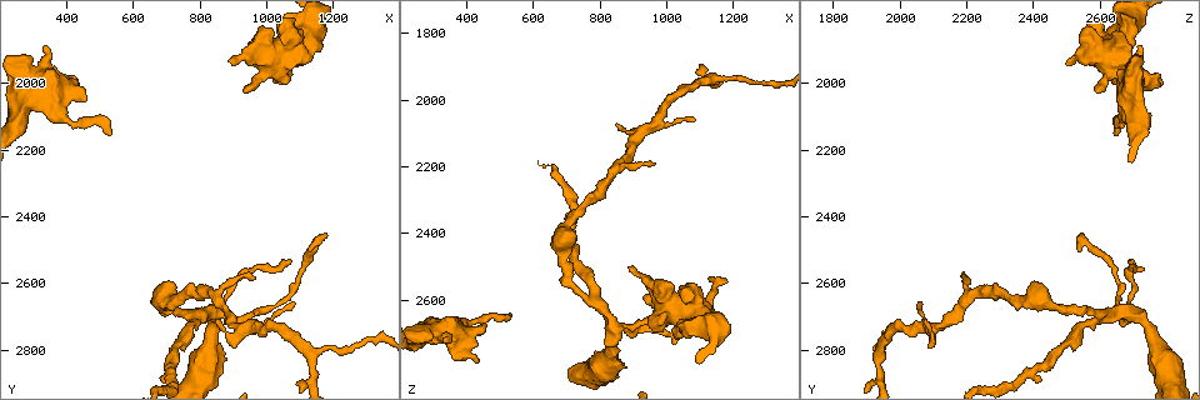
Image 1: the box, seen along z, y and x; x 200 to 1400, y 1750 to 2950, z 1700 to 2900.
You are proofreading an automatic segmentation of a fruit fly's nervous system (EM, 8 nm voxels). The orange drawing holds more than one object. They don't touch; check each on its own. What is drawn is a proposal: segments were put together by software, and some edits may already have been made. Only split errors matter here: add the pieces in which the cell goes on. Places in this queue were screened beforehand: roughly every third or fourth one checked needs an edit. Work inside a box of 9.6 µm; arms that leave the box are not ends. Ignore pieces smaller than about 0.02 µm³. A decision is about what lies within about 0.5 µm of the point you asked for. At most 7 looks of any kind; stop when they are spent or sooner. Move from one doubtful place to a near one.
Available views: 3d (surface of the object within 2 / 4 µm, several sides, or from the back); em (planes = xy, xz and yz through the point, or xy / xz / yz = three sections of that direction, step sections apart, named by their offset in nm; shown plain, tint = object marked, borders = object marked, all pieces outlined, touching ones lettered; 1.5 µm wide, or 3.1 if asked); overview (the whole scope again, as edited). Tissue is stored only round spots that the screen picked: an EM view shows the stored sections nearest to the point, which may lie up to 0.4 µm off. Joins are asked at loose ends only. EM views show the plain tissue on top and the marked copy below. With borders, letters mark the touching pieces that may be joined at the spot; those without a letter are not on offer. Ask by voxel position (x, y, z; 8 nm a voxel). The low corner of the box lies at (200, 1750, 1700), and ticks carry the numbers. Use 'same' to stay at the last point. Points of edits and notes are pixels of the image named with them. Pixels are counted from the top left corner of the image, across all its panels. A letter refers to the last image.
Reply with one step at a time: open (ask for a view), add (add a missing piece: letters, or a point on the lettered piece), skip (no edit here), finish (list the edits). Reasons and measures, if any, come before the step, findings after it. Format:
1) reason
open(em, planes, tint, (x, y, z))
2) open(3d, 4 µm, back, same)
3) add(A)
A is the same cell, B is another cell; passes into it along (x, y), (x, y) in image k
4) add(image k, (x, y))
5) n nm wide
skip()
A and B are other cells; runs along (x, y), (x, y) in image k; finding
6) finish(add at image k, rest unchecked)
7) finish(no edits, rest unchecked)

free end
open(3d, 4 µm, (430, 2010, 2780))

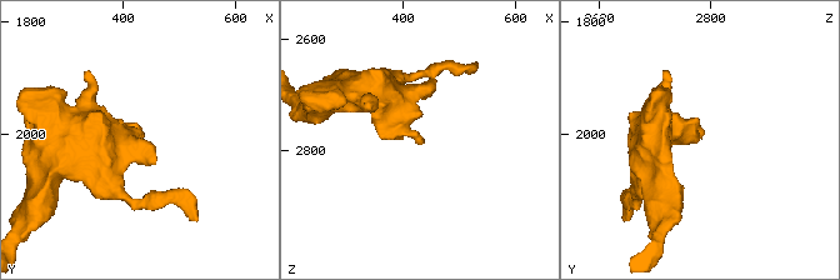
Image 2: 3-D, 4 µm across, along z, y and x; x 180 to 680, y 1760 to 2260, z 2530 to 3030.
open(em, xz, step 8, borders, (430, 2010, 2780))

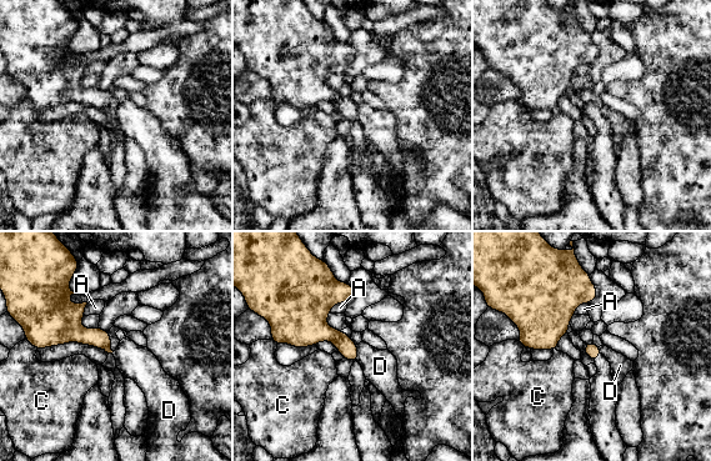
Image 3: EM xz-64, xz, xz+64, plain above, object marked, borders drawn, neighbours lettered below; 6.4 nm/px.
open(em, planes, borders, same)

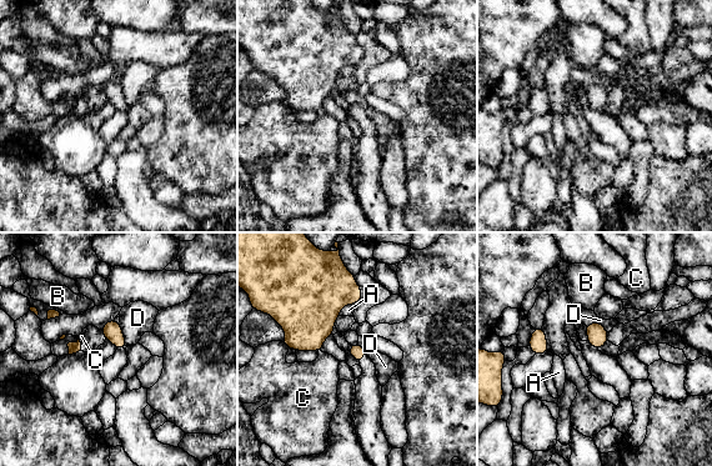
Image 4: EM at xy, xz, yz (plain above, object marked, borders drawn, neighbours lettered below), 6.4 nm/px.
skip()
A, B, C and D are other cells; border along (118, 322), (126, 345) in image 4; none of them fits

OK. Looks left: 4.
free end
open(em, planes, tint, (890, 1930, 2500))

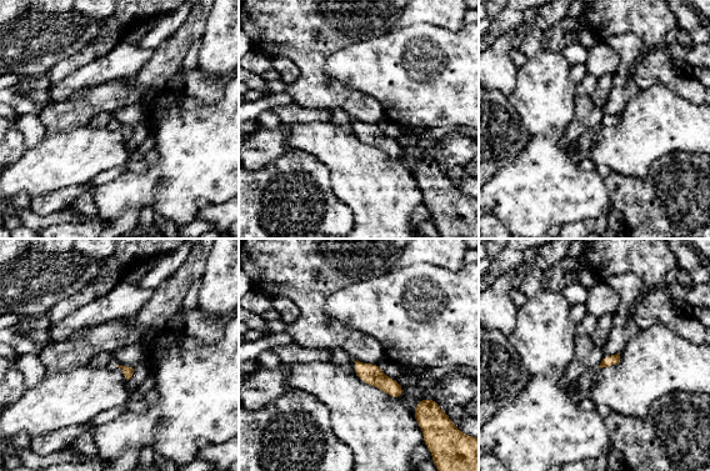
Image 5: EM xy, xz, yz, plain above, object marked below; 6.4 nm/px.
open(em, planes, borders, same)

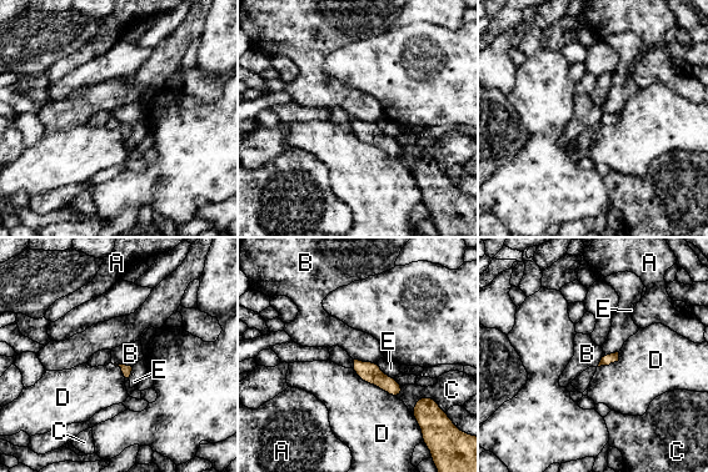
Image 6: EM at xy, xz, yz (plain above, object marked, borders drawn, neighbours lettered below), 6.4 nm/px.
skip()
A, B, C, D and E are other cells; border along (353, 358), (377, 363) in image 6; no lettered piece goes on from it

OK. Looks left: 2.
thin end
open(3d, 2 µm, (1190, 2450, 2540))

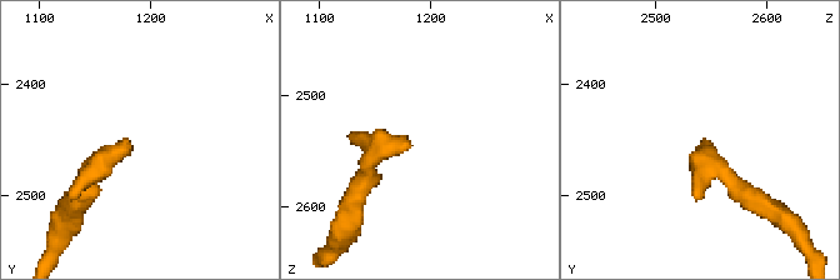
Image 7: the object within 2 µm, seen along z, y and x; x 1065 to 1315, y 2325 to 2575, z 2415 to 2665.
open(em, planes, borders, (1180, 2448, 2542))

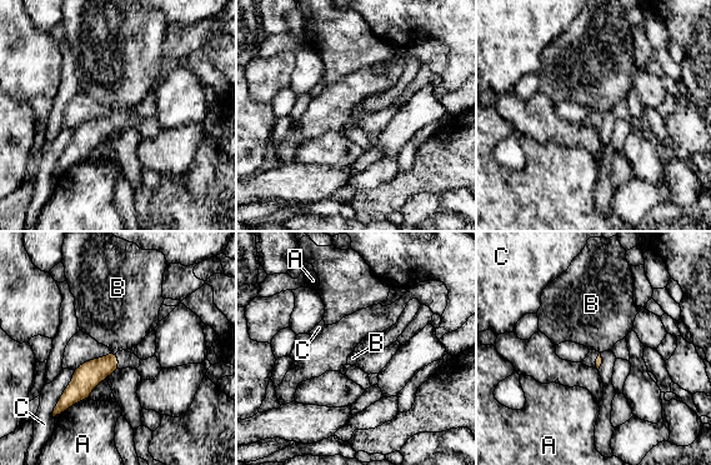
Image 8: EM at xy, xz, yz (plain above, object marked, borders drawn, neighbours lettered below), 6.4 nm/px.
C touches over 300 nm
skip()
A, B and C are other cells; runs along (114, 356), (65, 401), (61, 401) in image 8; none of them fits

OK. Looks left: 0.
finish(no edits, rest unchecked)

